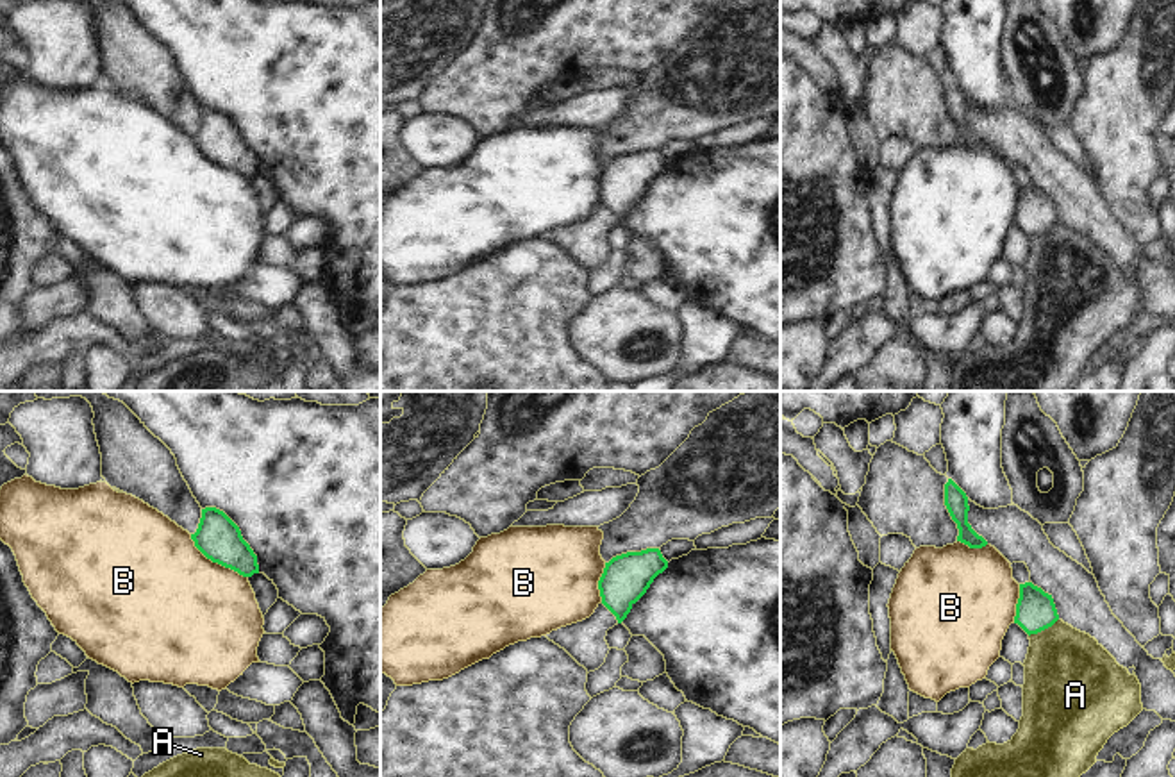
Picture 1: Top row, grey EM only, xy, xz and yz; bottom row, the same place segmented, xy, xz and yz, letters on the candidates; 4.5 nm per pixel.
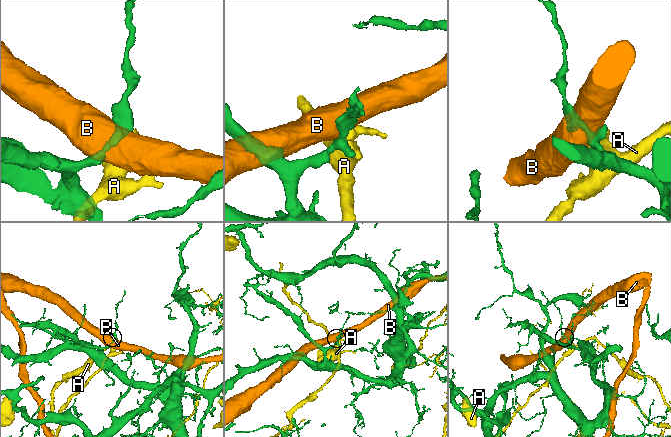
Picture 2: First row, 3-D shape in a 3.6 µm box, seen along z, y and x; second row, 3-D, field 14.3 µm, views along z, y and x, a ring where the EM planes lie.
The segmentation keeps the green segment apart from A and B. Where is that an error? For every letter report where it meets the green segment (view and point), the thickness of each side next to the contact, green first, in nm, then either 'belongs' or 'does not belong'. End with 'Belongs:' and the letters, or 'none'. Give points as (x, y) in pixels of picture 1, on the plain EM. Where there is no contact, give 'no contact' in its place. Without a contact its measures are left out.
A: yz (1043, 229) | 180/400 nm | does not belong
B: xy (216, 161) | 200/480 nm | does not belong
Belongs: none

